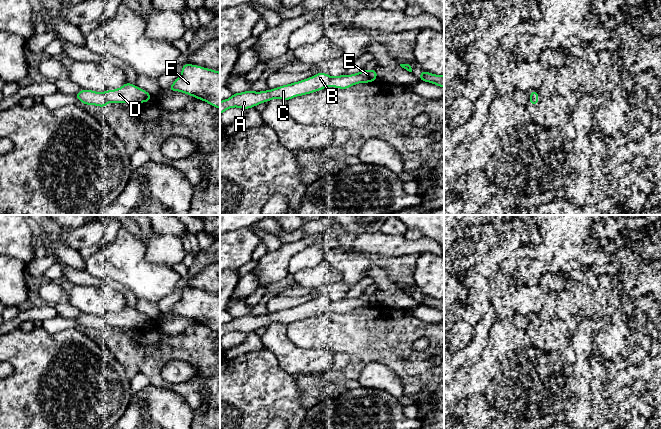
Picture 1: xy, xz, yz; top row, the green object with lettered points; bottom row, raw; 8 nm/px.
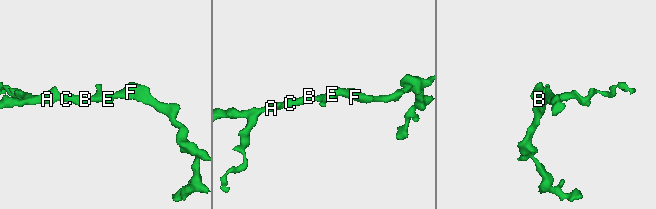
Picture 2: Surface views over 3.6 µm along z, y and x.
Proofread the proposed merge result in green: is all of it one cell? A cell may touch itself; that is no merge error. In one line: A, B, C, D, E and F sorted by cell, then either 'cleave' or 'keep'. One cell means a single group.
groups A B C D E F; keep

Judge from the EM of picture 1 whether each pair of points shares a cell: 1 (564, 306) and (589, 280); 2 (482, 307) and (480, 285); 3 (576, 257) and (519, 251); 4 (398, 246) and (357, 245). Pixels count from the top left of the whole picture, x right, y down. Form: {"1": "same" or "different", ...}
{"1": "different", "2": "same", "3": "same", "4": "same"}

